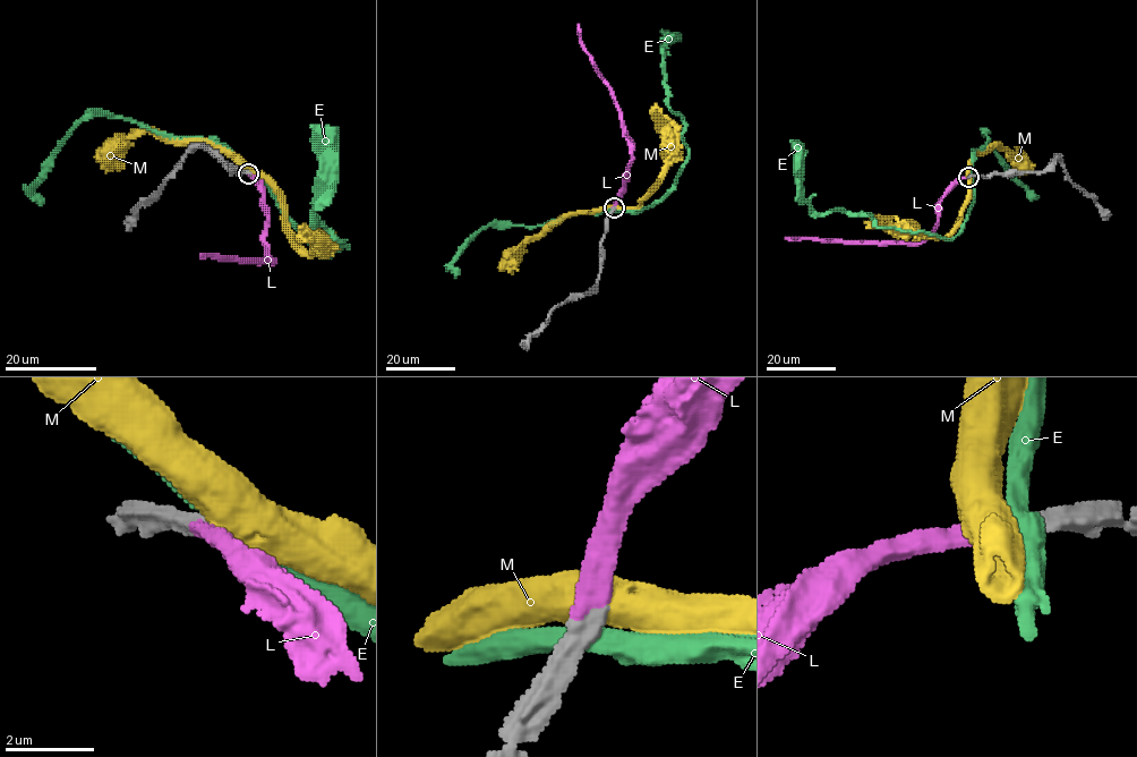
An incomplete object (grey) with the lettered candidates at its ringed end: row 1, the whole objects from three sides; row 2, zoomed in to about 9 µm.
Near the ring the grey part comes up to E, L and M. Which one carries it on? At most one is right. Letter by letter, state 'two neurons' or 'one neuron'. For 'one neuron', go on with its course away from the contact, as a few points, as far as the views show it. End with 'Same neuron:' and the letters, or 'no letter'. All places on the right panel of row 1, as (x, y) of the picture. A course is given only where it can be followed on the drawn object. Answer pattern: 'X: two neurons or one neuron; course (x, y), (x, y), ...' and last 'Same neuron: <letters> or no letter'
E: two neurons
L: one neuron; course (969, 177), (962, 177), (948, 190), (939, 204), (935, 229), (920, 243), (784, 237)
M: two neurons
Same neuron: L

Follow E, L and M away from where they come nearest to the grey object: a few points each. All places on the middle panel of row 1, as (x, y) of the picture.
E: (613, 210), (657, 203), (687, 156), (684, 120), (669, 107), (667, 33), (660, 31)
L: (614, 209), (626, 178), (626, 169), (631, 164), (630, 138), (610, 86), (582, 44), (578, 23)
M: (614, 209), (637, 209), (658, 183), (667, 158), (667, 143), (664, 121), (655, 103)

